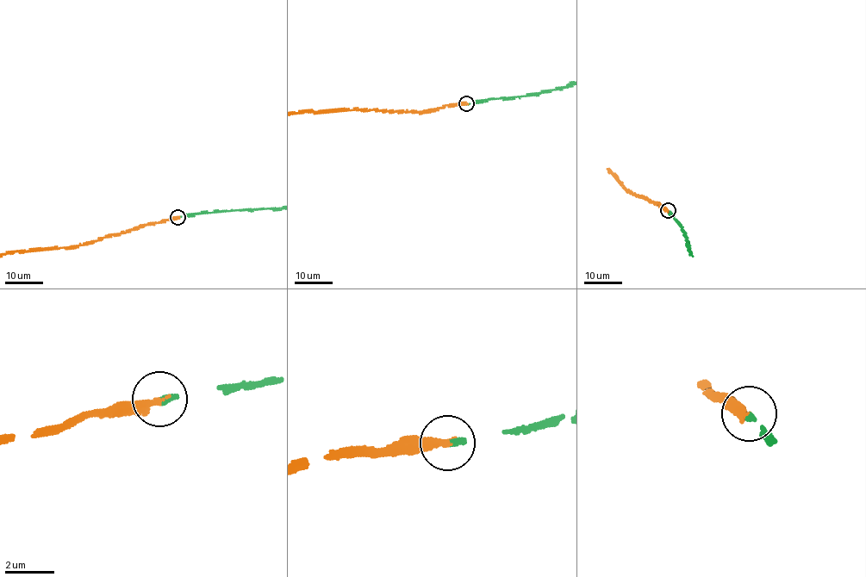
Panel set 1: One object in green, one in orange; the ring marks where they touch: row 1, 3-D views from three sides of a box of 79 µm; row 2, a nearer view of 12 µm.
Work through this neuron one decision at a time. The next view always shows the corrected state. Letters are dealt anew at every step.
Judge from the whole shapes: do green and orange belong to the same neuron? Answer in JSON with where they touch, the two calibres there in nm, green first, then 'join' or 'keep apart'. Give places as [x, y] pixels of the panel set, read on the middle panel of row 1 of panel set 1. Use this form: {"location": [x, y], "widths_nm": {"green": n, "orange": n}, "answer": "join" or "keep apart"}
{"location": [466, 103], "widths_nm": {"green": 240, "orange": 280}, "answer": "join"}

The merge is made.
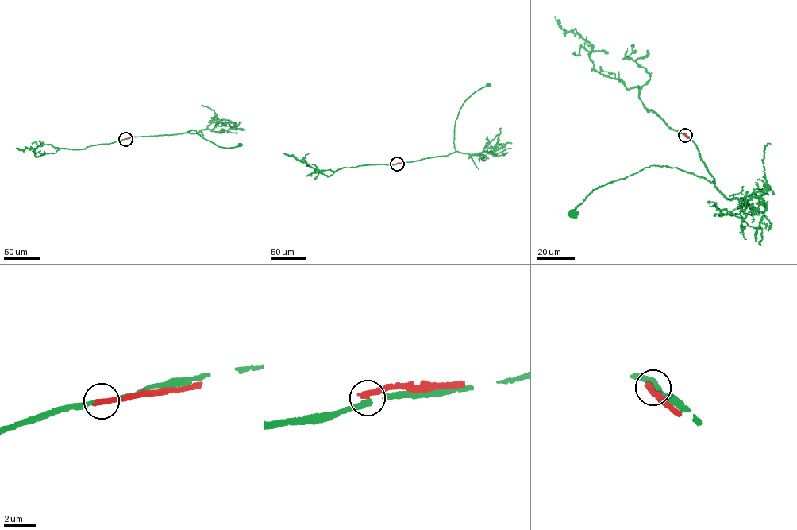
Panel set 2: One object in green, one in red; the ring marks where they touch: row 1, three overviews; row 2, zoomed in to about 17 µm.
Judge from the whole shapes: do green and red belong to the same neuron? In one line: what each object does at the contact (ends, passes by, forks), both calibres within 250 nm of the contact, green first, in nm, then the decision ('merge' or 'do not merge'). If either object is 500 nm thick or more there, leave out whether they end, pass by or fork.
green passes by; red ends there; 240 nm thick on the green side, 400 nm on the other; do not merge

